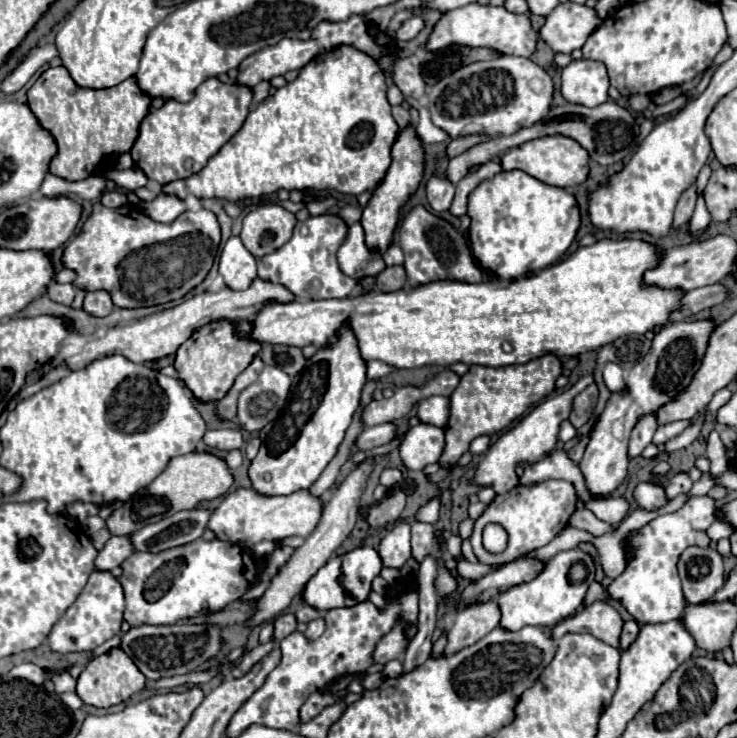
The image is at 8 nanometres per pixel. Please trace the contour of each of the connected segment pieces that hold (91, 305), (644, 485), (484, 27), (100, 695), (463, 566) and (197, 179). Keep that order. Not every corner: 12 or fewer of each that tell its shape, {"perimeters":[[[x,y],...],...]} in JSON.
{"perimeters":[[[105,289],[89,291],[85,311],[103,317],[111,313],[113,301]],[[641,481],[633,491],[639,509],[667,505],[665,485]],[[471,3],[443,13],[427,51],[453,43],[529,57],[529,15]],[[121,649],[91,659],[77,695],[113,707],[145,687],[145,675]],[[457,563],[457,575],[465,579],[481,579],[499,565]],[[355,47],[275,89],[199,173],[163,185],[233,203],[361,195],[399,125]]]}

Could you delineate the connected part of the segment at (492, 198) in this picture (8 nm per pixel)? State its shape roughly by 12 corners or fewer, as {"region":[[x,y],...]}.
{"region":[[517,169],[469,195],[473,255],[499,279],[559,261],[571,193]]}

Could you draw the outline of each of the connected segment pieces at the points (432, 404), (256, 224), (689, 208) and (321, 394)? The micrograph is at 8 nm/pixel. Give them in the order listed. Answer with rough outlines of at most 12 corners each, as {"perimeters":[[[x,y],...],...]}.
{"perimeters":[[[447,397],[423,399],[417,417],[423,423],[445,427]],[[259,204],[239,237],[255,257],[291,239],[295,215]],[[695,185],[685,191],[675,209],[673,227],[683,227],[695,209]],[[355,335],[307,361],[249,467],[259,495],[313,485],[367,381]]]}

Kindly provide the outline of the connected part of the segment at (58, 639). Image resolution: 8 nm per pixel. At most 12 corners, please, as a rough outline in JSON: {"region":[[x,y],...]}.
{"region":[[93,571],[49,631],[55,653],[93,651],[119,633],[123,589]]}

